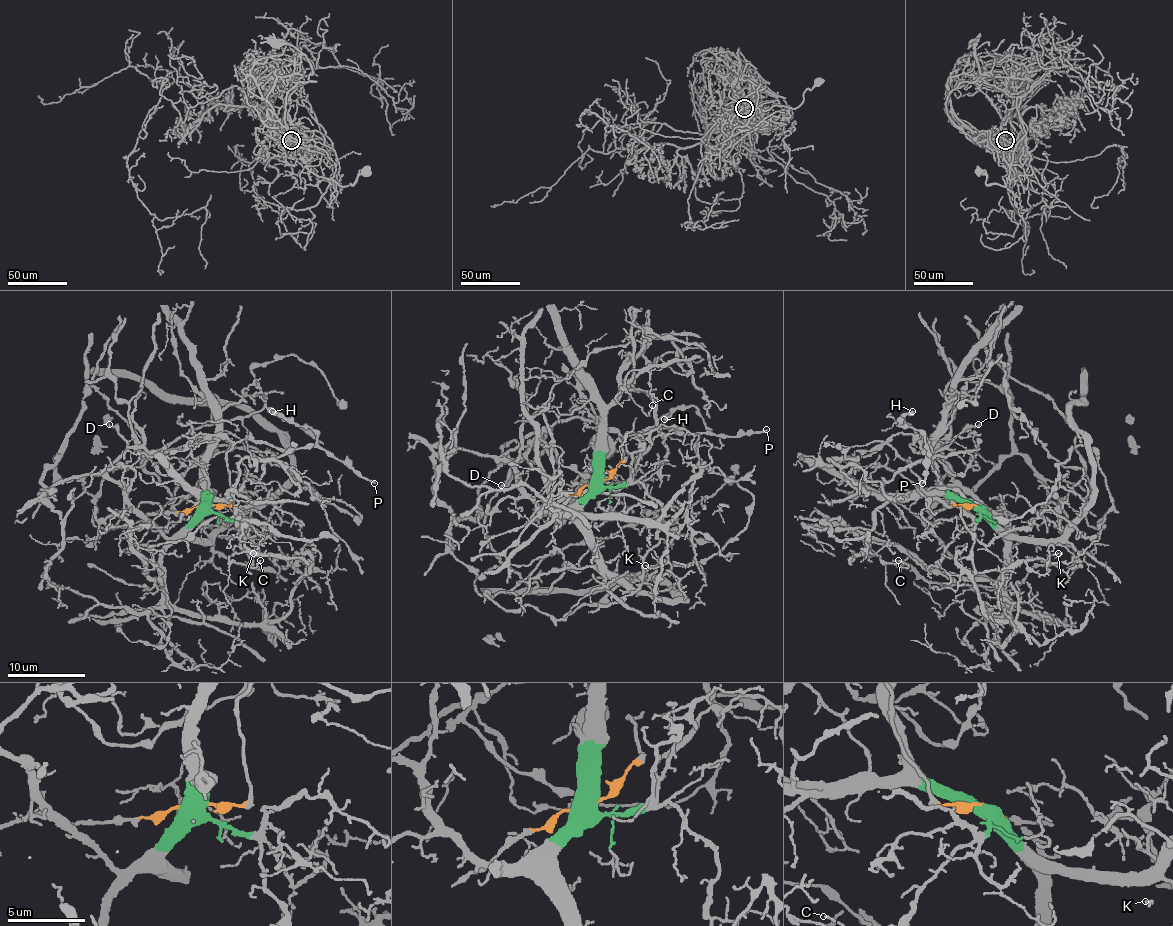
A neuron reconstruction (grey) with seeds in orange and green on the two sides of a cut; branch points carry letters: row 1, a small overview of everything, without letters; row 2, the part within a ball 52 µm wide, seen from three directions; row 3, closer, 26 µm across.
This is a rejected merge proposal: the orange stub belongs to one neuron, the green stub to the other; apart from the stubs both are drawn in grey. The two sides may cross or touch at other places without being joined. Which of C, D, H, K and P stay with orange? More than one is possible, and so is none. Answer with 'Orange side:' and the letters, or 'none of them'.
Orange side: H, P

